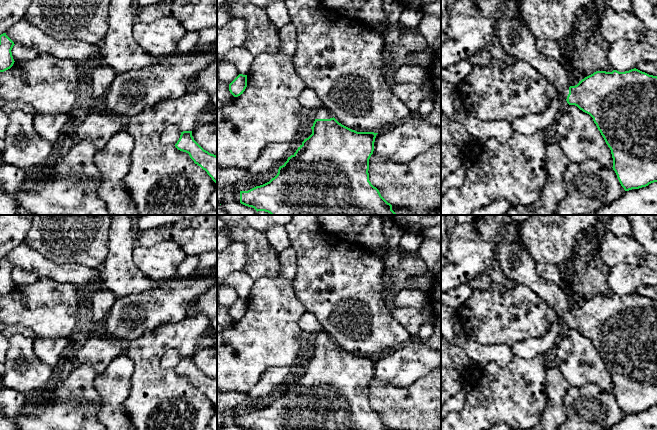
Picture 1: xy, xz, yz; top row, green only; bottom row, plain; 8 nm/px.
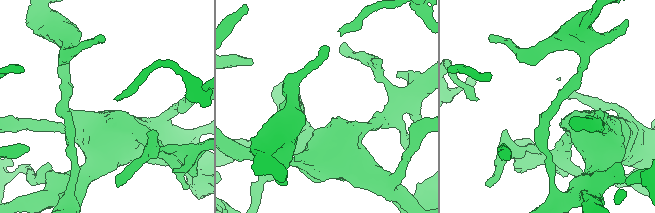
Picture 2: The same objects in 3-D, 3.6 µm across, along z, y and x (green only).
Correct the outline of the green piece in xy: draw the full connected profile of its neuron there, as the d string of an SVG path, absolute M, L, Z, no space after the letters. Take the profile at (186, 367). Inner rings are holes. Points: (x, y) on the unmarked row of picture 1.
M192 355L181 356L175 371L189 378L195 388L200 390L217 407L217 380L204 374L193 362Z

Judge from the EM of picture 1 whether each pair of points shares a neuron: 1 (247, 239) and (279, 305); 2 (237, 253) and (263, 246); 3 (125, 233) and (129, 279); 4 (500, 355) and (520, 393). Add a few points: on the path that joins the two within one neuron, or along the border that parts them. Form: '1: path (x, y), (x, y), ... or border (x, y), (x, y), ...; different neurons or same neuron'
1: border (279, 275), (260, 277), (254, 281); different neurons
2: border (233, 241), (245, 245), (247, 264), (243, 270); different neurons
3: path (125, 244), (125, 268); same neuron
4: border (514, 356), (504, 366), (489, 362), (482, 368); different neurons

